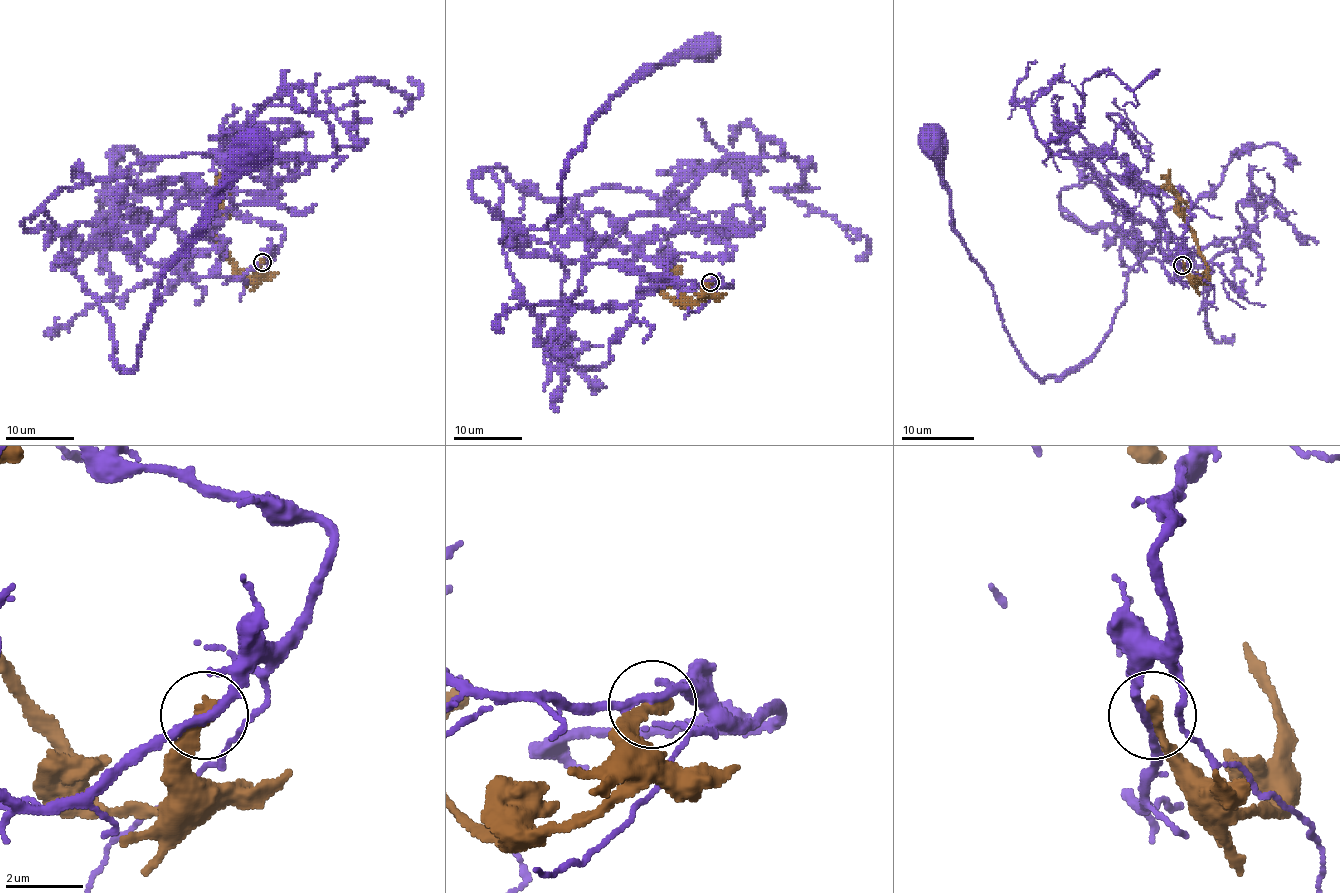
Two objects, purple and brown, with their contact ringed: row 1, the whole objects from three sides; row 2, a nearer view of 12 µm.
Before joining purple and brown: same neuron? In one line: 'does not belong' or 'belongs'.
does not belong

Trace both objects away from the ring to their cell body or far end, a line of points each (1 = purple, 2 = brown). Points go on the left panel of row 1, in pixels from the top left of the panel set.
1: (261, 262), (232, 279), (184, 277), (119, 229), (76, 246), (66, 265), (131, 370), (158, 281), (256, 149)
2: (261, 262), (260, 276), (251, 279), (243, 276), (215, 234), (218, 221), (217, 193), (224, 173)

